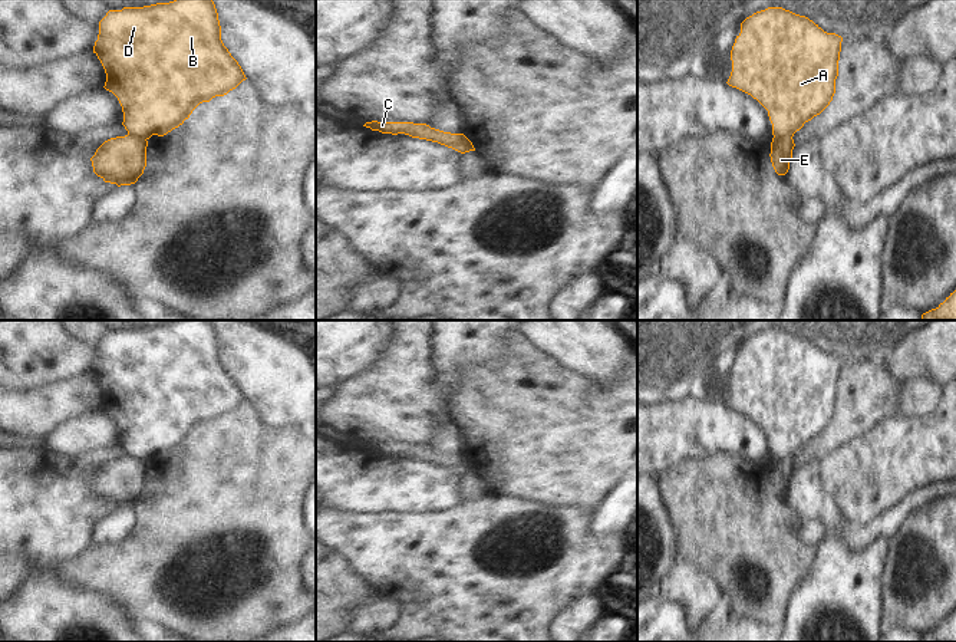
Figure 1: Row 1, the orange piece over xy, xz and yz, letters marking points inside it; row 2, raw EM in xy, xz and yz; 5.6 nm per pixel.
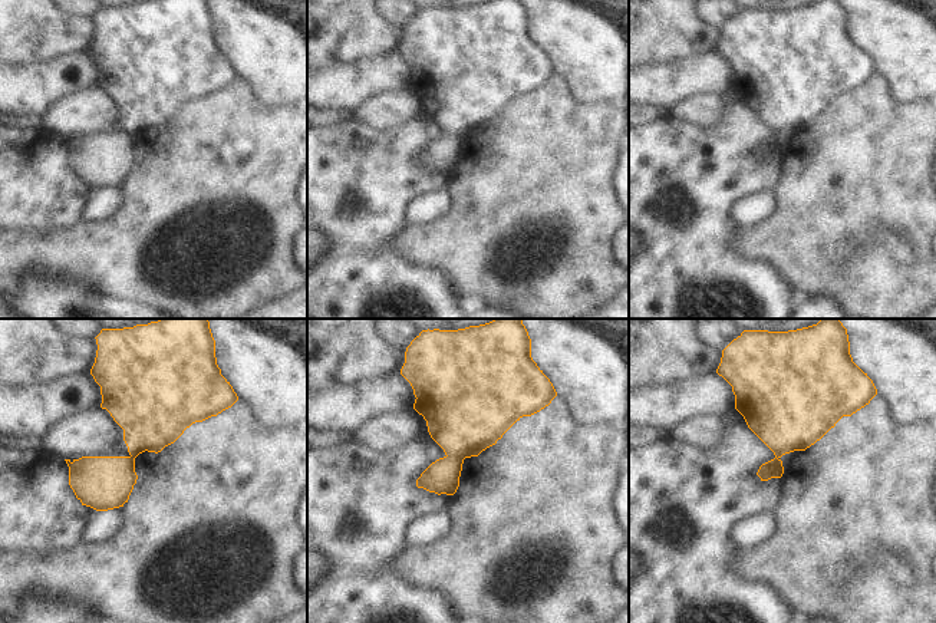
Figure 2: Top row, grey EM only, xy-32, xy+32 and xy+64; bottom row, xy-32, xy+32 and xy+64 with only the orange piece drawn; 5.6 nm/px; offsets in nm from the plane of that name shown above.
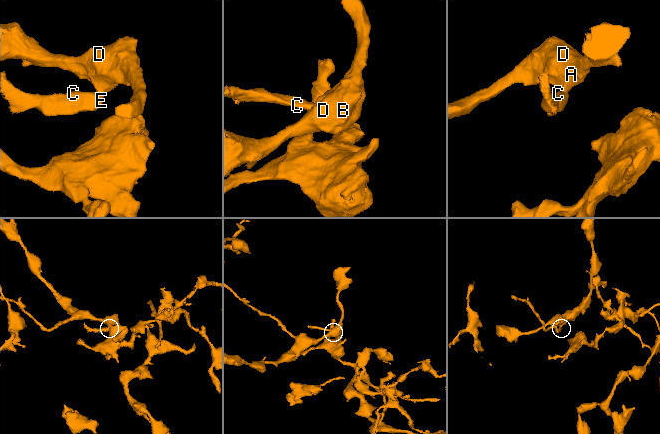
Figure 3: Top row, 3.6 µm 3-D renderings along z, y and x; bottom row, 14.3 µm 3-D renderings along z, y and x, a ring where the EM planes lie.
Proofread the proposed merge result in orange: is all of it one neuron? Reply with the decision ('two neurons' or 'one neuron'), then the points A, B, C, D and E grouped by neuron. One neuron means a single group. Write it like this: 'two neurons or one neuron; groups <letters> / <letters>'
two neurons; groups A B D / C E

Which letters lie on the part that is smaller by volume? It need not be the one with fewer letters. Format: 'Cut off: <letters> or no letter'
Cut off: C, E

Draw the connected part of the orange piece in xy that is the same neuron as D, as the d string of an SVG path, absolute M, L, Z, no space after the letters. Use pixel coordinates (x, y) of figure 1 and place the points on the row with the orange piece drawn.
M174 0L144 7L109 10L99 22L93 53L106 73L103 88L112 92L122 106L122 125L128 134L141 139L167 135L182 125L200 103L227 95L247 79L221 40L221 26L212 0Z

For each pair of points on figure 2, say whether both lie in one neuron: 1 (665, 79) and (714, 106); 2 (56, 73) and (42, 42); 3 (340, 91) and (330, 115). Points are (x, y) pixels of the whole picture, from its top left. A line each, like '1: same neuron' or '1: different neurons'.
1: different neurons
2: different neurons
3: different neurons

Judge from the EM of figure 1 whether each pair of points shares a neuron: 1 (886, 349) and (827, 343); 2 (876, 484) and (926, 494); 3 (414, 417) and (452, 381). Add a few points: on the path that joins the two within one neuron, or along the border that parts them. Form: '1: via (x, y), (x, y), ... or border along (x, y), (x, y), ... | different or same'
1: via (872, 343), (841, 343) | same
2: border along (940, 478), (913, 489), (883, 512) | different
3: border along (437, 355), (438, 381), (450, 395), (438, 421) | different

